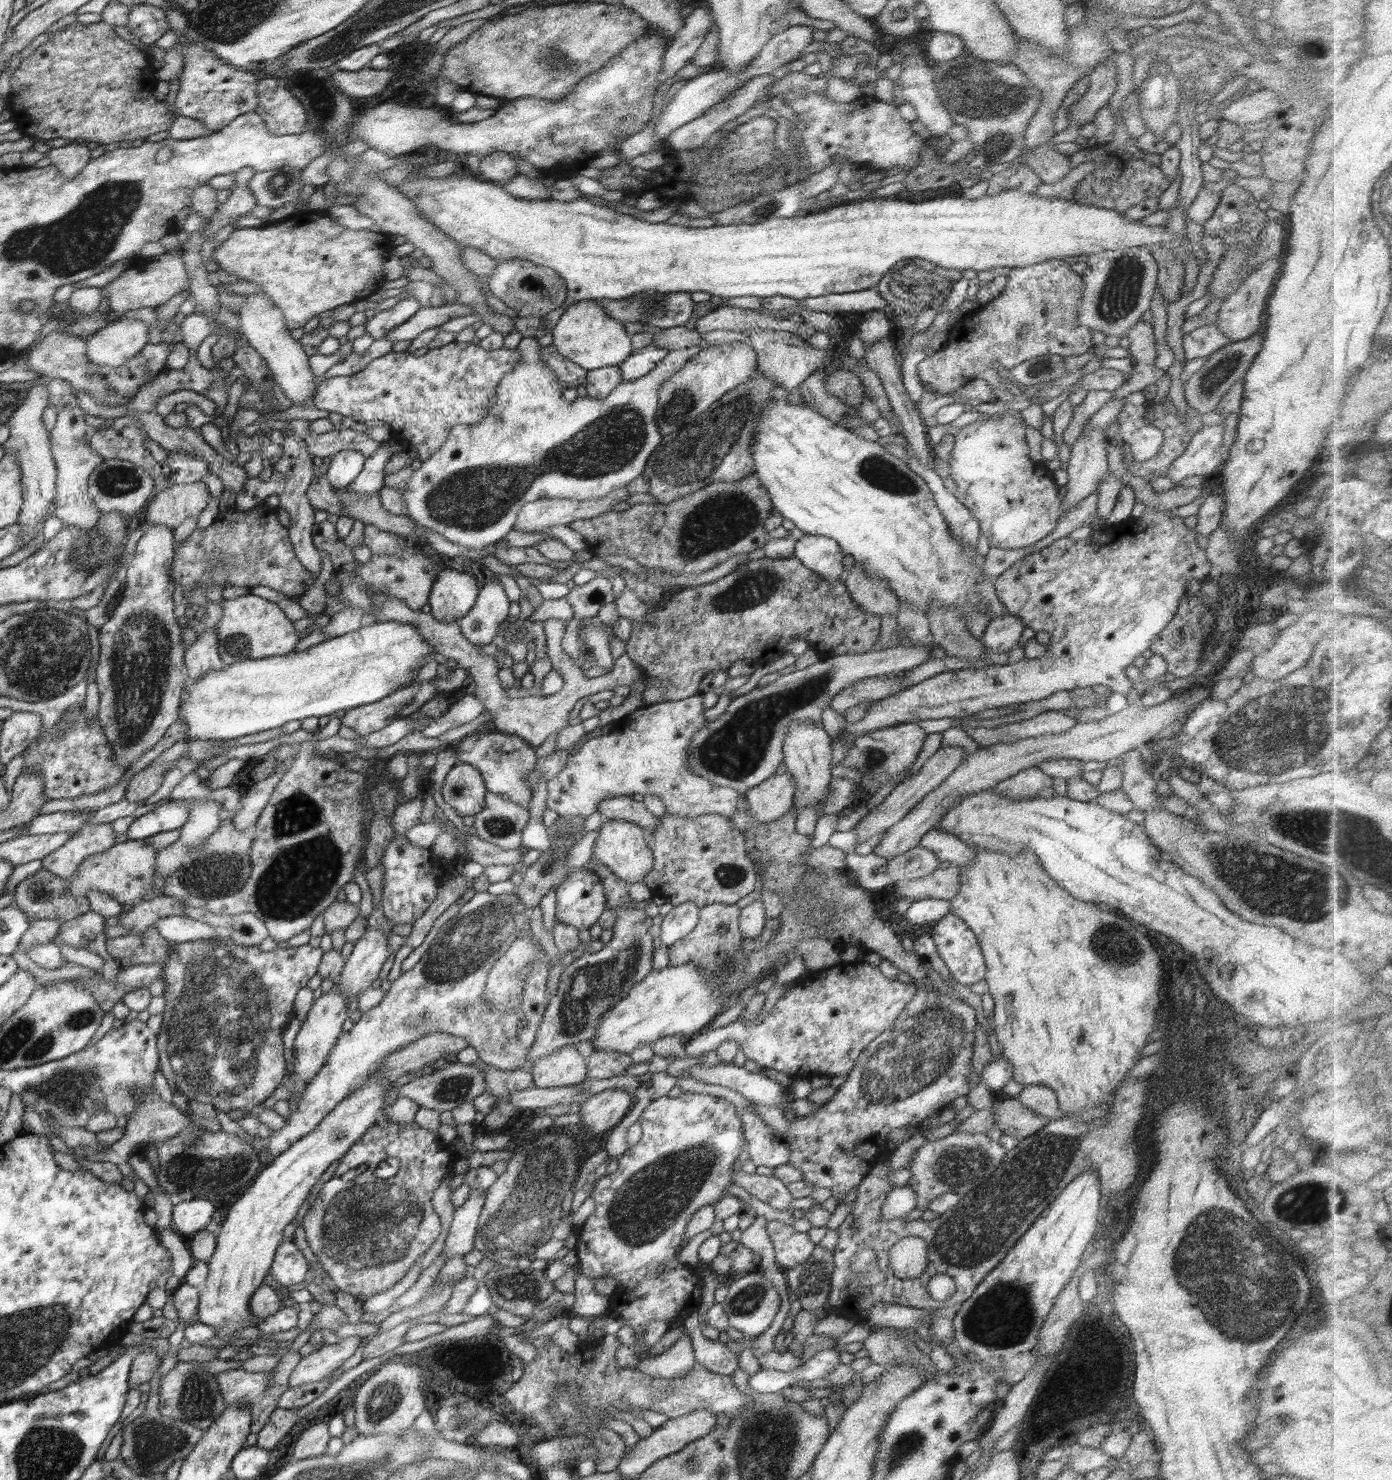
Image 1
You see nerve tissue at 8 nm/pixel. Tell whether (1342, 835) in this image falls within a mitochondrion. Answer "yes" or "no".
yes

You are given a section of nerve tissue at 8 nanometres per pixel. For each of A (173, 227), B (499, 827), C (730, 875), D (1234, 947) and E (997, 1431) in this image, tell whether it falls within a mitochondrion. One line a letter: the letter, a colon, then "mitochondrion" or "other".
A: other
B: mitochondrion
C: mitochondrion
D: other
E: other

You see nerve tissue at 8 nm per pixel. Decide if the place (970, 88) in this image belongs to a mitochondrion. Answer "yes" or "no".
yes

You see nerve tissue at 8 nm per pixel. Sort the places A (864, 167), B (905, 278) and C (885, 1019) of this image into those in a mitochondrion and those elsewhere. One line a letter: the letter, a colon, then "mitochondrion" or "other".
A: other
B: mitochondrion
C: mitochondrion

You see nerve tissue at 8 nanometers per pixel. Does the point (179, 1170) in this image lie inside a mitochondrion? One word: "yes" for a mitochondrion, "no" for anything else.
yes

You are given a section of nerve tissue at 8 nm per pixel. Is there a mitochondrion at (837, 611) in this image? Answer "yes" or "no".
no

